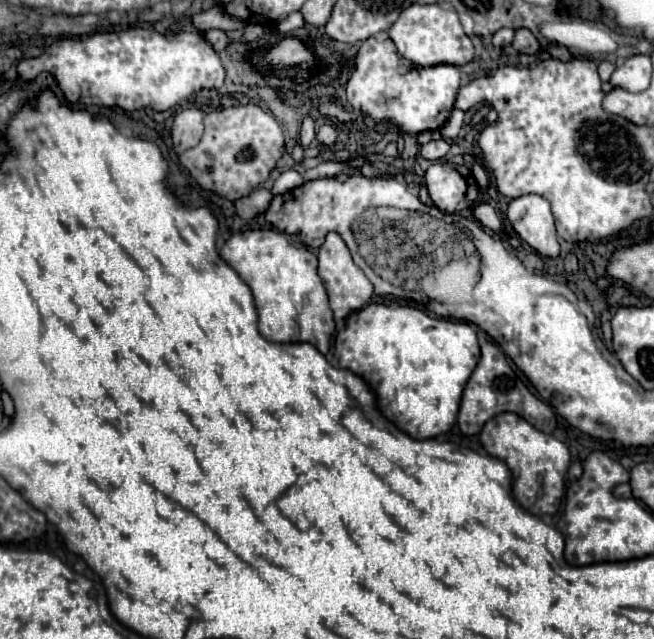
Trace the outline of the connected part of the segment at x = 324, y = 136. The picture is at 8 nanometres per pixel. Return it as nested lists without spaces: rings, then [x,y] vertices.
[[[323,125],[323,131],[317,131],[317,139],[319,139],[319,143],[321,143],[321,145],[331,147],[331,145],[335,145],[337,138],[338,131],[333,125]]]

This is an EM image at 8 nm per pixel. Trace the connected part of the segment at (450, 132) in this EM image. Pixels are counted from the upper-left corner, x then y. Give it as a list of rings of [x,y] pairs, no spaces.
[[[455,109],[455,111],[453,111],[453,117],[441,127],[441,135],[443,135],[445,139],[455,139],[455,137],[459,135],[461,127],[463,127],[463,119],[465,119],[465,113],[459,111],[459,109]]]

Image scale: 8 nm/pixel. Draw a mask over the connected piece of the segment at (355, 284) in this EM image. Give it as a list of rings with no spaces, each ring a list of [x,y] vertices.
[[[329,233],[325,243],[319,249],[319,277],[327,289],[329,295],[329,305],[331,311],[335,315],[335,319],[345,319],[351,311],[361,309],[363,305],[367,305],[367,301],[373,295],[373,285],[371,281],[365,277],[365,273],[353,263],[351,253],[347,249],[347,245],[343,243],[343,239],[337,233]]]

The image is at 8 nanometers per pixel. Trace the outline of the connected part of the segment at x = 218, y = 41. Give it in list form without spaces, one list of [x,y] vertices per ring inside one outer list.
[[[219,29],[207,31],[207,33],[205,33],[205,39],[211,43],[211,47],[213,47],[217,53],[221,53],[223,49],[227,49],[227,47],[231,45],[231,39],[229,39],[223,31],[219,31]]]

